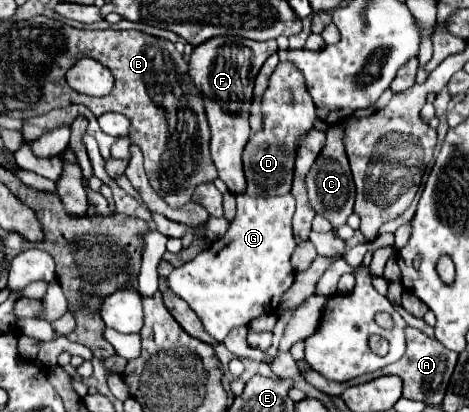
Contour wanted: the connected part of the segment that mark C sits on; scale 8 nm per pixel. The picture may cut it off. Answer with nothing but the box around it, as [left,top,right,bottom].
[306,126,354,230]

